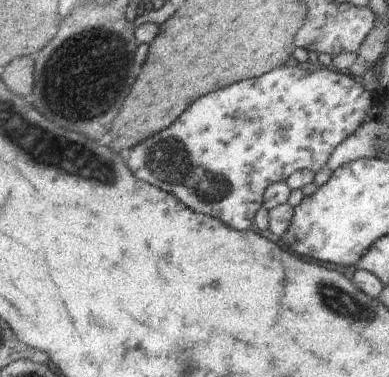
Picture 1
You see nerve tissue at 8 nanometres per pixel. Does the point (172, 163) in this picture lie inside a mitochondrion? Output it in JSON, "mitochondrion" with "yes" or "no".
{"mitochondrion":"yes"}

